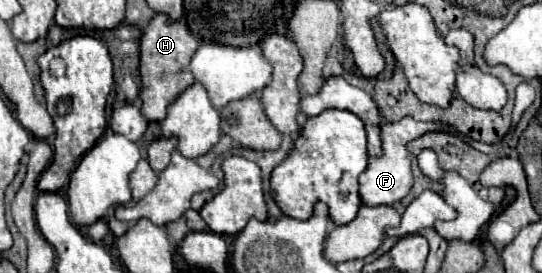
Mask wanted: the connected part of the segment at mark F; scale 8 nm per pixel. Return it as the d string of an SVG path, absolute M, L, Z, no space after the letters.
M404 117L398 123L384 123L382 125L382 157L370 159L368 169L360 175L360 197L364 205L376 207L376 205L394 205L402 201L410 189L412 189L412 171L410 171L410 151L408 143L412 139L422 137L430 131L442 131L440 123L418 123L412 117Z

